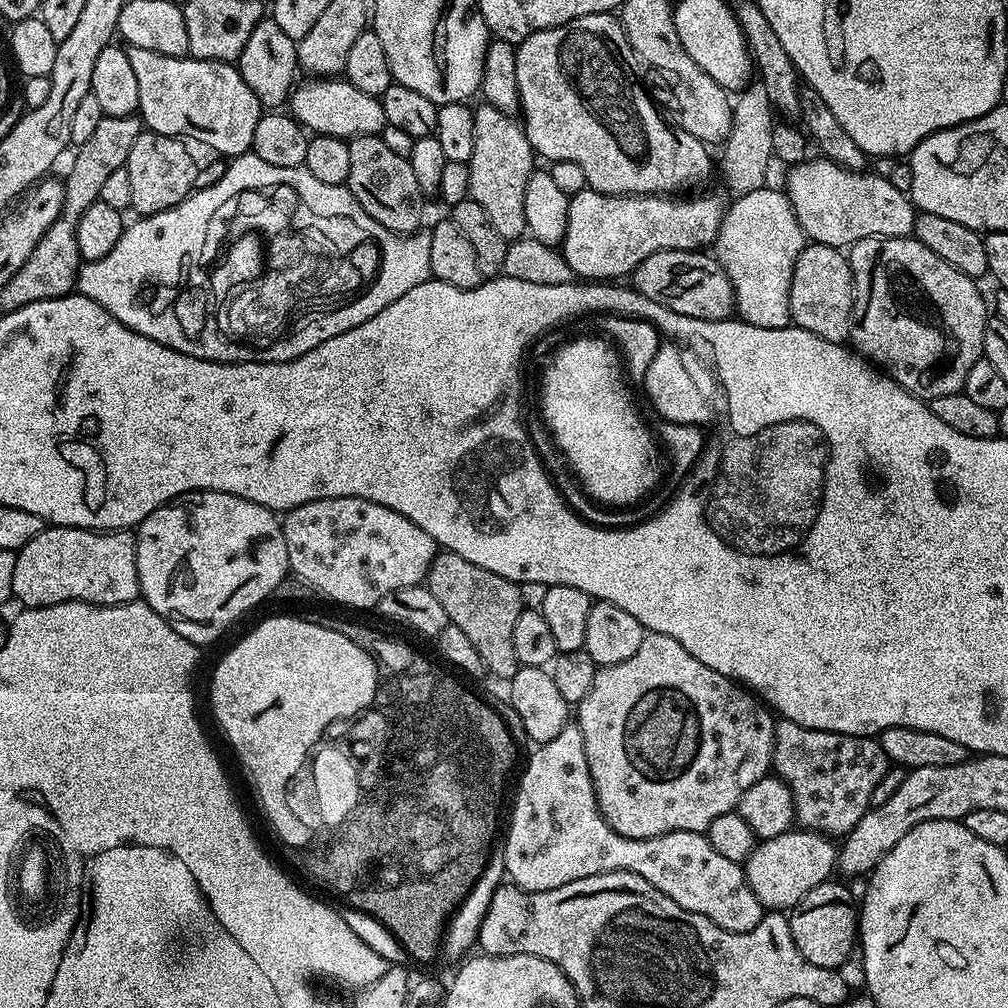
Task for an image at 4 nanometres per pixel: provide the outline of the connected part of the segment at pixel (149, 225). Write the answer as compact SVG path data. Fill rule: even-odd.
M167 208L153 216L140 216L133 224L131 221L125 227L122 238L118 238L118 242L114 242L114 250L110 250L110 254L97 260L81 263L80 274L76 278L76 288L79 295L98 302L98 306L102 306L102 310L106 310L111 316L118 318L118 322L122 322L122 326L199 360L213 360L219 364L241 364L242 362L269 364L272 361L293 360L314 350L314 346L326 342L326 338L334 338L338 334L346 334L346 330L350 330L354 326L362 326L362 322L374 318L374 314L378 314L378 310L386 310L386 306L390 306L390 302L402 298L402 294L406 294L406 290L414 290L414 286L426 282L432 275L430 238L427 231L417 230L411 234L391 232L386 230L386 226L382 226L375 220L372 223L372 232L376 232L376 236L380 236L380 240L384 240L384 252L378 257L380 280L376 282L376 290L371 290L366 296L363 296L363 299L356 300L351 306L336 311L336 320L331 315L311 316L306 323L298 326L297 332L289 336L287 342L281 342L273 348L258 350L256 347L237 346L230 342L230 334L228 334L230 324L228 324L224 312L218 312L214 306L206 306L206 304L210 304L210 300L206 301L206 290L214 290L214 282L208 282L208 278L216 278L216 276L212 276L212 272L206 272L202 268L198 269L198 272L192 272L192 284L188 284L188 292L184 292L184 284L180 284L180 292L176 292L176 248L180 248L180 236L176 236L176 216L180 216L180 212Z

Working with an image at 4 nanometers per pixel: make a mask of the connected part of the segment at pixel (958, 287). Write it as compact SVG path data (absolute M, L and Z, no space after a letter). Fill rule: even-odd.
M912 236L862 238L857 244L851 245L847 257L848 263L852 265L852 290L854 293L852 297L851 347L865 360L875 365L877 369L883 370L891 376L901 388L912 393L913 396L920 397L925 402L938 398L942 394L954 394L961 391L966 382L966 374L970 371L970 366L974 366L974 362L978 362L983 357L982 334L986 322L990 319L989 305L988 308L984 305L984 296L980 293L979 286L976 285L979 283L973 277L962 274L962 270L950 266L950 262L942 262L942 258L938 258L938 254L934 254L934 250L926 250L926 246L922 246L922 242L918 242Z

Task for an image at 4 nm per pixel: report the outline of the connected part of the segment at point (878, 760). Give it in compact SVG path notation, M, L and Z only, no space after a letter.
M780 718L776 720L772 768L775 775L790 786L796 807L795 823L809 832L823 832L833 838L840 838L867 814L873 803L872 795L875 794L876 787L883 782L884 775L887 774L888 768L890 769L890 762L882 750L879 739L871 736L847 736L837 732L823 732L798 726L798 722Z

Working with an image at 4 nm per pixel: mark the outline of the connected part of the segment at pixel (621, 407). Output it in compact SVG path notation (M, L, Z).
M588 336L585 340L572 340L553 358L544 376L544 420L557 446L572 463L571 471L577 472L579 483L593 500L604 506L632 506L643 501L660 480L657 441L654 436L652 441L643 418L632 405L632 396L624 385L626 372L619 351L607 339L599 339Z

